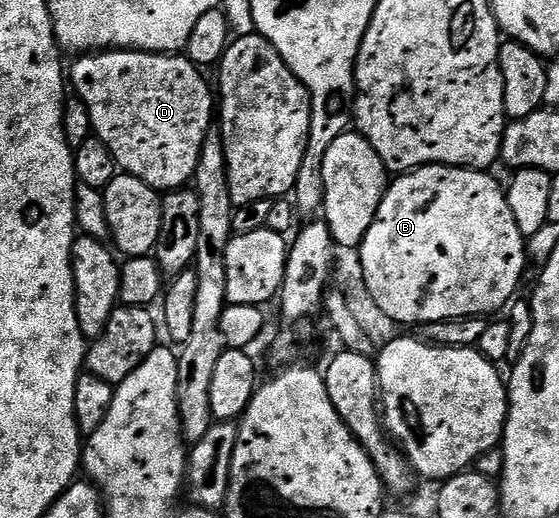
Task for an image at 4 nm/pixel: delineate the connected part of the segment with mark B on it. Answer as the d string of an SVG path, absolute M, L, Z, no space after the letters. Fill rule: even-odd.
M419 166L416 170L399 173L395 178L398 179L395 182L393 179L387 185L386 194L382 197L380 208L372 220L372 228L368 228L362 245L358 247L360 260L363 262L362 279L366 282L368 292L379 305L381 312L387 313L397 324L404 322L425 324L444 322L447 318L490 316L493 310L500 309L502 305L505 307L515 297L513 294L518 290L518 281L526 270L526 246L528 246L520 228L516 228L516 216L512 216L512 208L508 208L505 189L501 185L498 187L497 180L490 175L490 172L467 170L465 166Z

